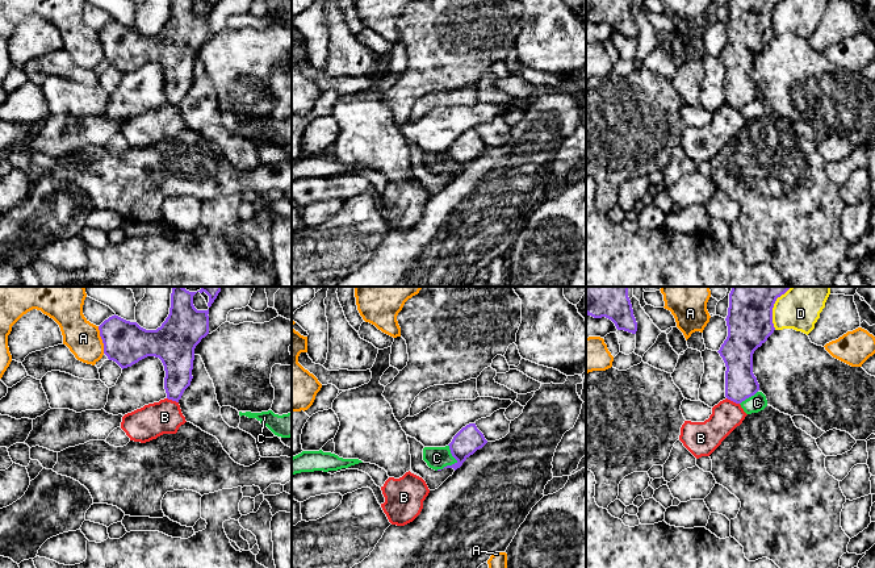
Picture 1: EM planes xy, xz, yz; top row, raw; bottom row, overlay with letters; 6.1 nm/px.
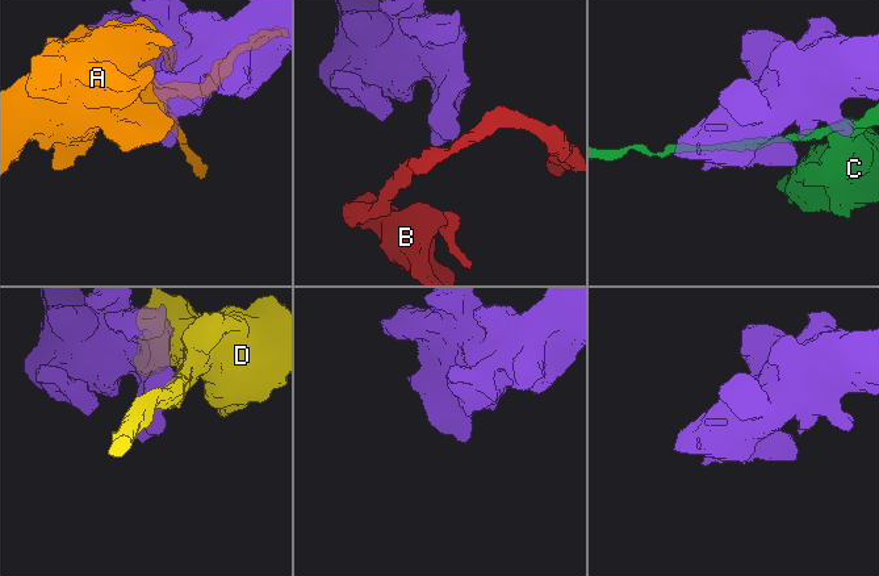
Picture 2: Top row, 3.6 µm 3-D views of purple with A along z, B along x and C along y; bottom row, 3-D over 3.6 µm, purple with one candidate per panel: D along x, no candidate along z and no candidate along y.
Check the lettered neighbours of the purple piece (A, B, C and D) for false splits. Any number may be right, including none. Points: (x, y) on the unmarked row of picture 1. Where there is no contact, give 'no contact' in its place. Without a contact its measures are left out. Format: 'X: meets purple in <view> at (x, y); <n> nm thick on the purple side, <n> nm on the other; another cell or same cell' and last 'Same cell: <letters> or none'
A: meets purple in xy at (101, 44); 260 nm thick on the purple side, 220 nm on the other; another cell
B: meets purple in yz at (733, 107); 190 nm thick on the purple side, 180 nm on the other; another cell
C: meets purple in xz at (455, 168); 160 nm thick on the purple side, 140 nm on the other; another cell
D: meets purple in yz at (771, 17); 280 nm thick on the purple side, 220 nm on the other; another cell
Same cell: none

